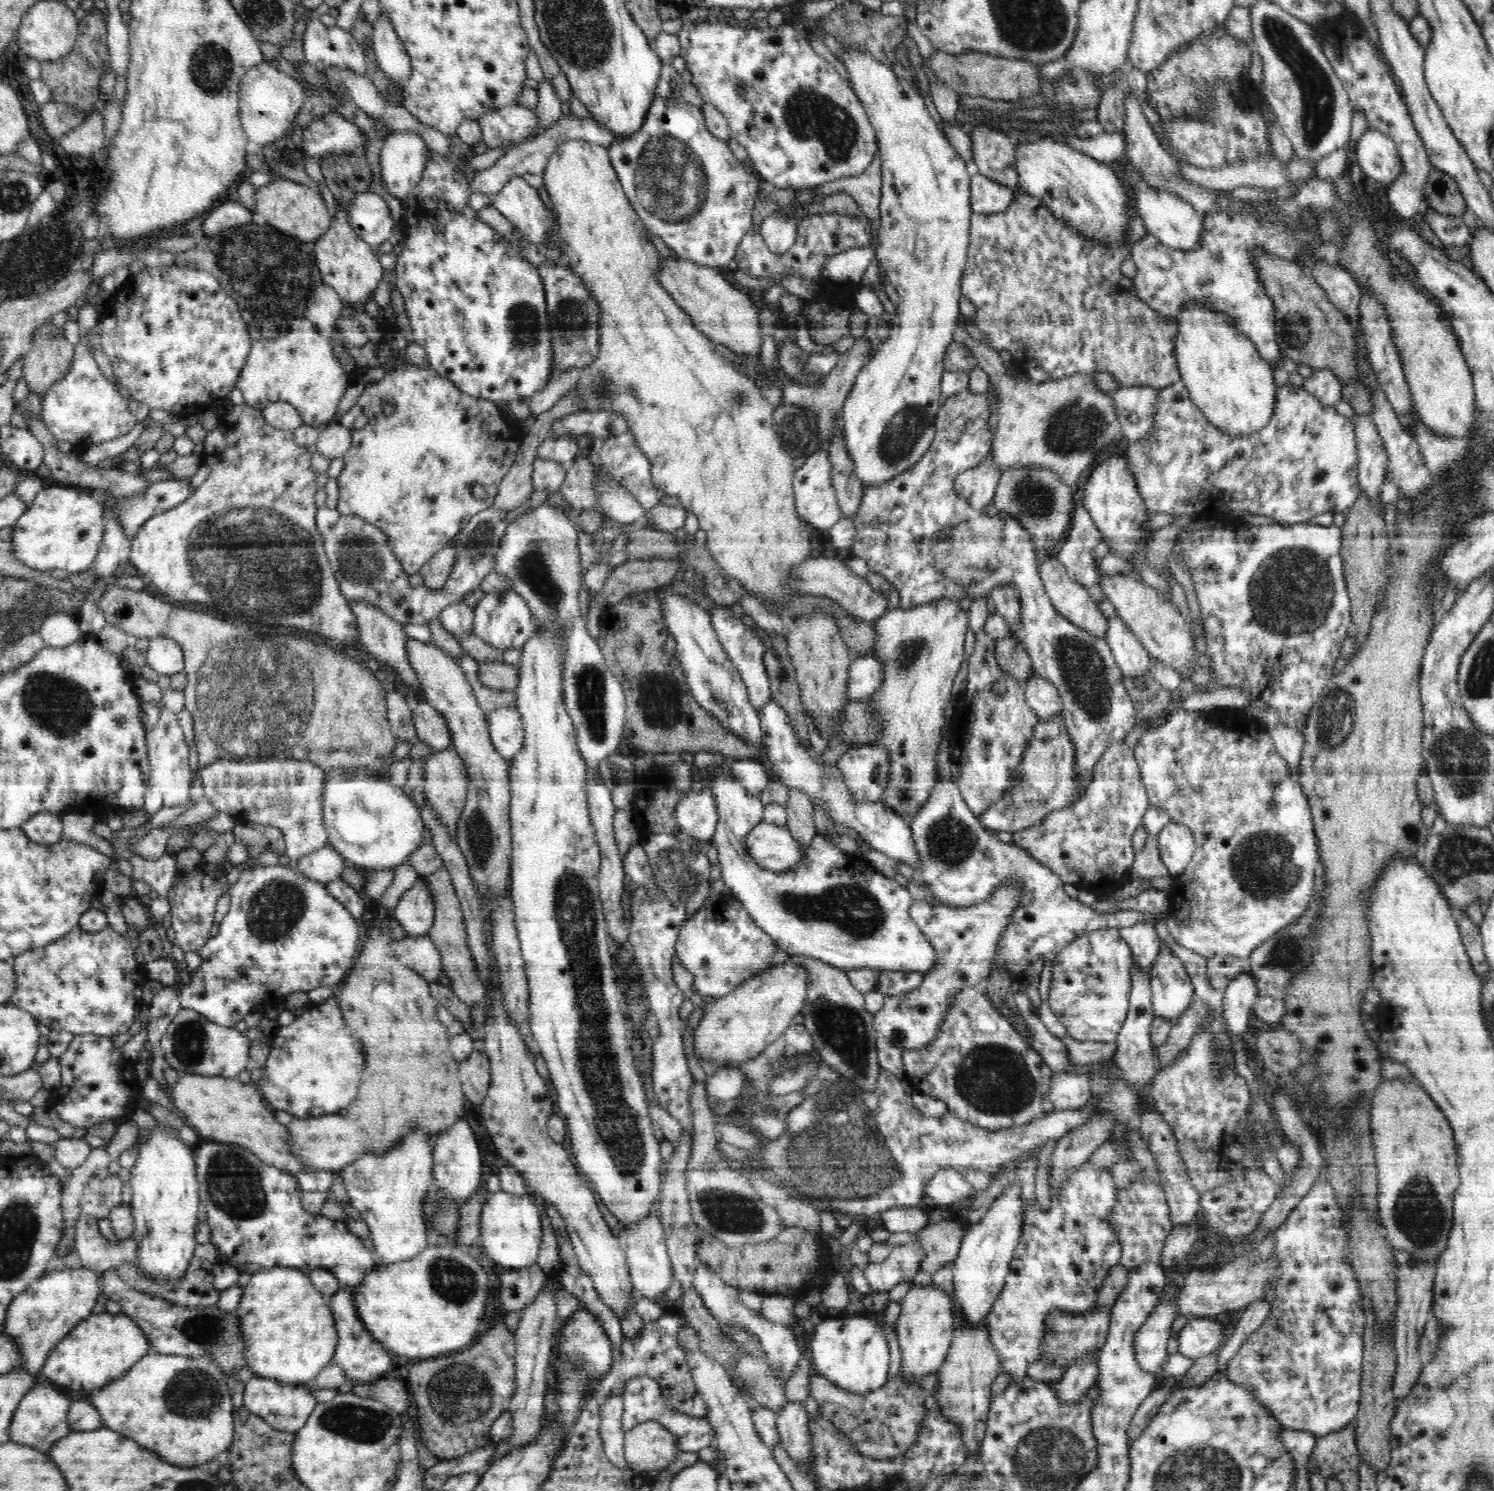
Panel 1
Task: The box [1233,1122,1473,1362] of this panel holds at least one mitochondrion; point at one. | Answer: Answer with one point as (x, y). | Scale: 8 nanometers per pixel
(1418, 1214)

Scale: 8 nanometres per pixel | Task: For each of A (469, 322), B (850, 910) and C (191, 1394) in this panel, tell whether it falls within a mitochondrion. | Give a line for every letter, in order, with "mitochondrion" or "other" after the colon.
A: other
B: mitochondrion
C: mitochondrion

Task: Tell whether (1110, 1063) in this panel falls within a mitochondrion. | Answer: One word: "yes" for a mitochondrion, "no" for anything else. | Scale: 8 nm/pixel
no

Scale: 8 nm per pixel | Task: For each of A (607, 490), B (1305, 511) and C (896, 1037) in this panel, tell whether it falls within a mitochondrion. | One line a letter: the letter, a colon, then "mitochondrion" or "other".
A: other
B: other
C: mitochondrion

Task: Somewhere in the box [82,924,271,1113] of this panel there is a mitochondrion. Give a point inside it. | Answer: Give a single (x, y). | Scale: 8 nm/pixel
(190, 1042)

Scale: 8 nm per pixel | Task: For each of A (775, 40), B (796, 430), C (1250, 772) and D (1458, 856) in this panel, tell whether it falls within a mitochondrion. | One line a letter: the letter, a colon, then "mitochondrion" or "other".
A: other
B: mitochondrion
C: other
D: mitochondrion

